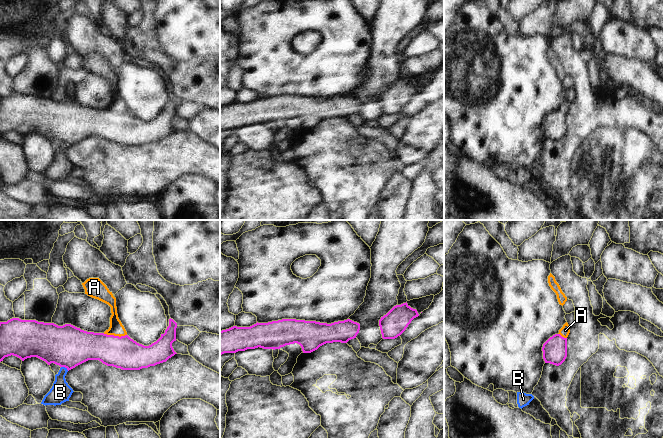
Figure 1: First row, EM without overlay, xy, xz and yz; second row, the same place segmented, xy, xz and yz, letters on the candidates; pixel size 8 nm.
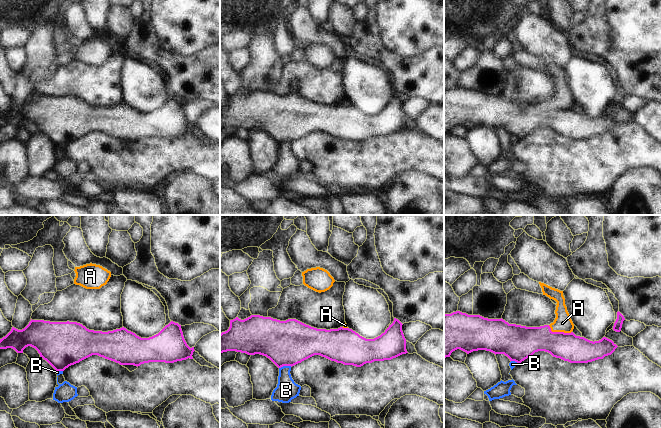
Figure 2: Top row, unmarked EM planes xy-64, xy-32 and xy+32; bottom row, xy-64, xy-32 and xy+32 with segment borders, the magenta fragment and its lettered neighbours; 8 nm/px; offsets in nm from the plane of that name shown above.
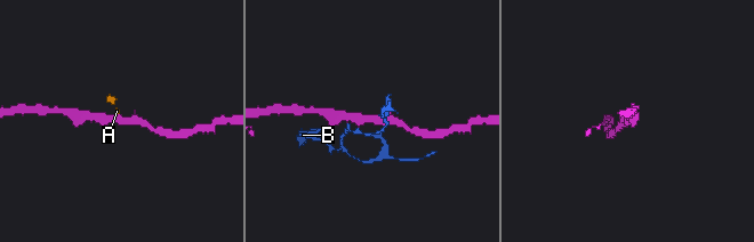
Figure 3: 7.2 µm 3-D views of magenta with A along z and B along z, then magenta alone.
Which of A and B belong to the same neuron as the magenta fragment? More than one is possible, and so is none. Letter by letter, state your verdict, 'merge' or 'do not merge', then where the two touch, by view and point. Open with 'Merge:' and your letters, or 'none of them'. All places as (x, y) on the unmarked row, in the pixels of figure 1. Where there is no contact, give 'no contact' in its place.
Merge: A
A: merge; meets magenta in xy at (115, 112)
B: do not merge; meets magenta in xy at (65, 143)

